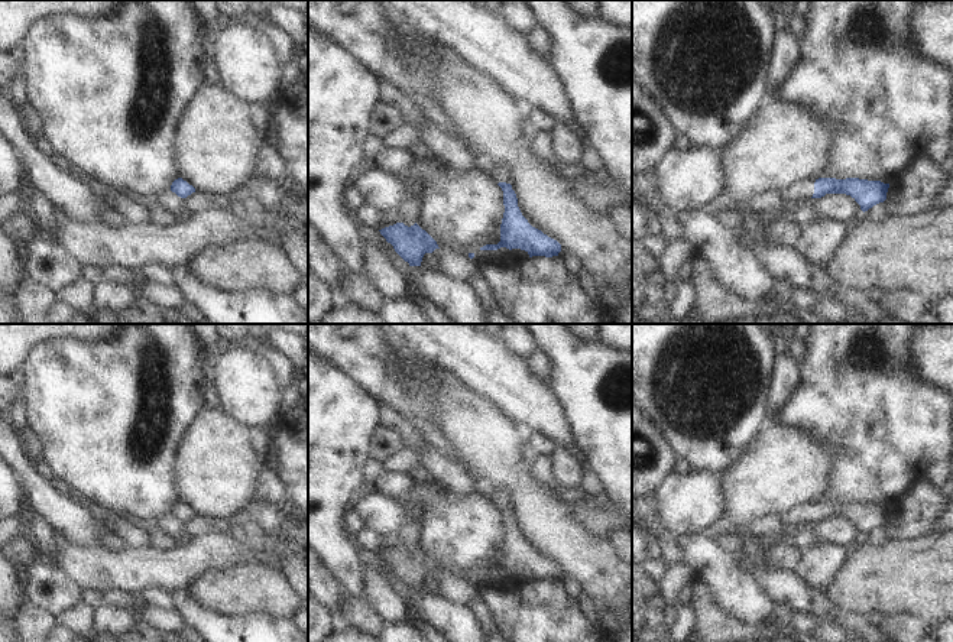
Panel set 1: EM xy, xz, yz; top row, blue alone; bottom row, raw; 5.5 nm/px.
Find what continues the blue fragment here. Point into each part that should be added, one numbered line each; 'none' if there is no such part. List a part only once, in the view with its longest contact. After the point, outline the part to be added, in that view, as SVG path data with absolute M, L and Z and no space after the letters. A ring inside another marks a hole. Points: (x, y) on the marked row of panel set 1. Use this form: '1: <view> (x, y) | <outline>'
1: yz (804, 190) | M805 179L797 184L792 184L782 191L779 191L779 195L787 202L791 202L792 205L800 200L810 200L814 194L814 182L816 179Z

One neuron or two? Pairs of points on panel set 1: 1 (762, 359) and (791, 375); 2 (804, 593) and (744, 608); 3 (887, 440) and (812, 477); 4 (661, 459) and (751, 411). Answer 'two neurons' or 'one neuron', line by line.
1: two neurons
2: two neurons
3: two neurons
4: two neurons

